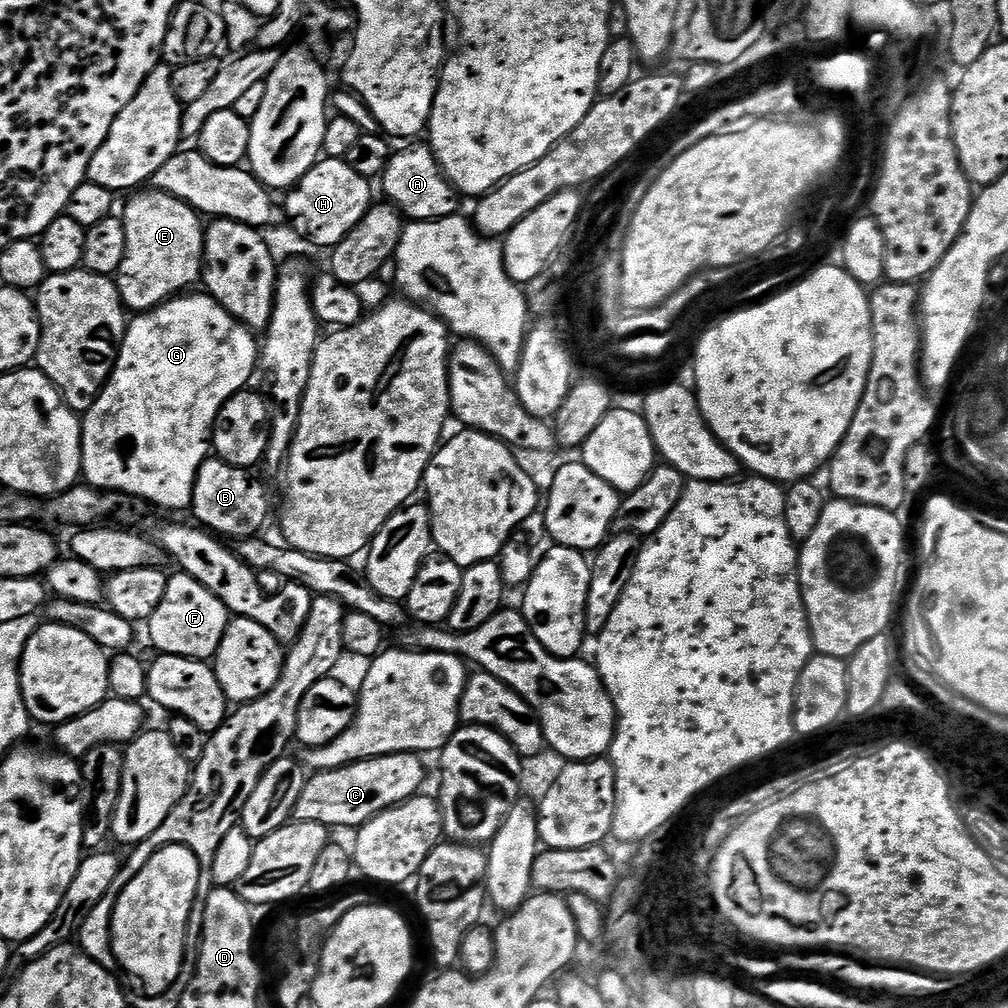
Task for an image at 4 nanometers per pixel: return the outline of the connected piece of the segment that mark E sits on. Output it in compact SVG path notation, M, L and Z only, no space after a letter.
M144 191L136 194L141 196L133 195L133 200L122 211L126 258L122 258L122 266L114 277L125 309L136 314L149 312L151 308L195 289L192 287L199 285L204 275L205 225L200 224L201 214L170 193Z

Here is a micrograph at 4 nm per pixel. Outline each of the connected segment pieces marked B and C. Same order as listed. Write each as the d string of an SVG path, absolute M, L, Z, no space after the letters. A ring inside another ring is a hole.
M209 458L198 470L194 482L191 515L196 515L195 523L220 538L233 536L233 541L239 542L255 537L256 532L268 520L268 492L252 477L253 473L247 468L235 468L219 458Z
M415 752L390 754L369 760L359 760L329 772L312 772L307 777L302 794L292 815L297 821L325 824L329 830L355 830L379 812L406 802L417 795L424 784L424 764Z

